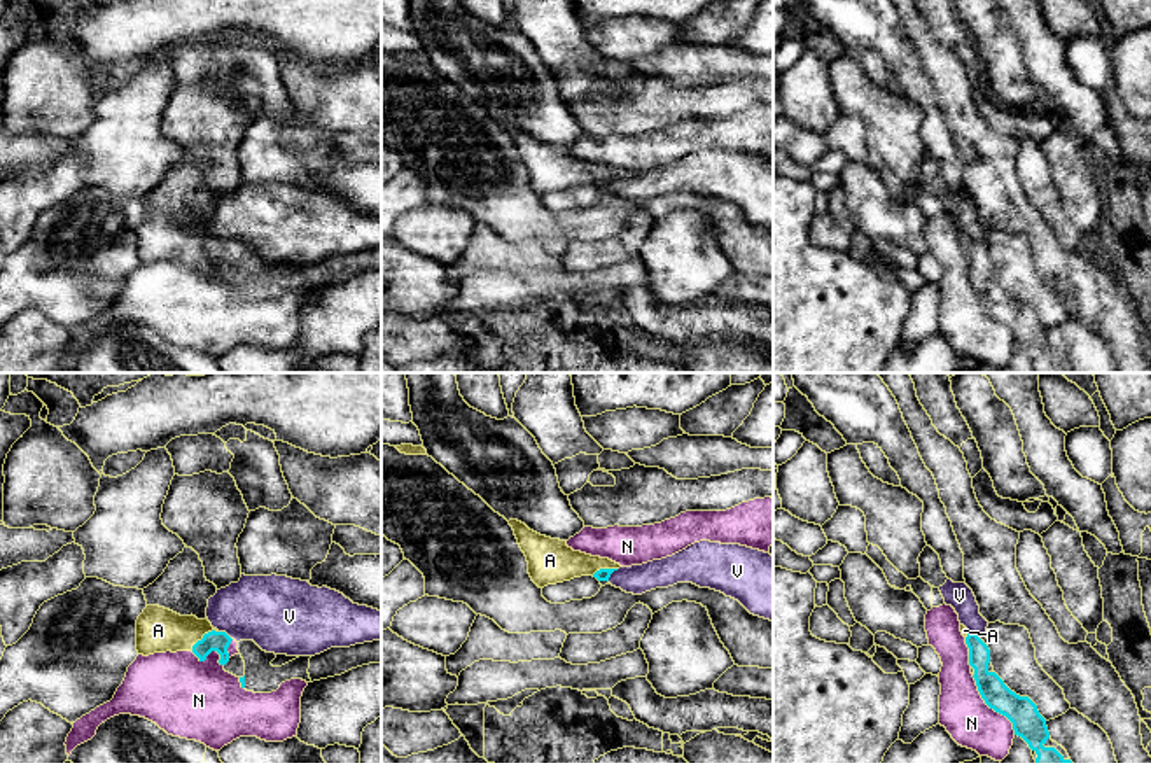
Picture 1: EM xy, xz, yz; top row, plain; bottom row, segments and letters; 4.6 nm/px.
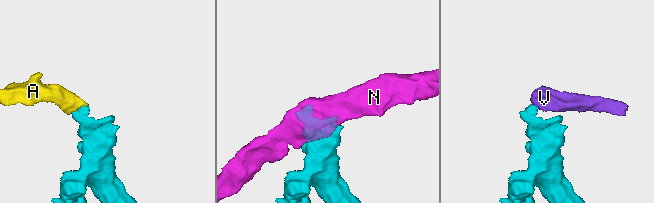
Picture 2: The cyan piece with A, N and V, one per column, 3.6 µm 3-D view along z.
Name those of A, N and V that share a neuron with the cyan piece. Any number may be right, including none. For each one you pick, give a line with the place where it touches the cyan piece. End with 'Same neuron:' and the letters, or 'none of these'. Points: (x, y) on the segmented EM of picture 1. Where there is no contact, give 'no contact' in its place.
A: contact xy (203, 636)
Same neuron: A

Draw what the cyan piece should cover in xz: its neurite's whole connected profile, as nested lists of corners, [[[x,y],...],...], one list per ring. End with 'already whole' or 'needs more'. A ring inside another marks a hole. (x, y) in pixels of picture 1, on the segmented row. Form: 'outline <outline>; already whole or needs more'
outline [[[509,520],[509,525],[527,556],[528,574],[539,588],[581,576],[609,581],[610,574],[621,567],[609,558],[574,551],[567,541],[541,536],[518,520]]]; needs more

